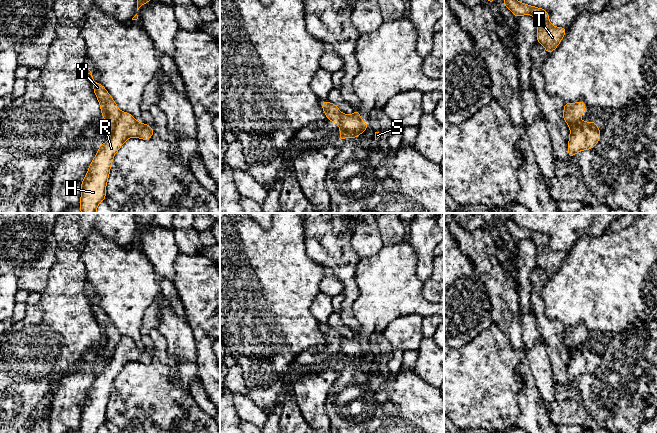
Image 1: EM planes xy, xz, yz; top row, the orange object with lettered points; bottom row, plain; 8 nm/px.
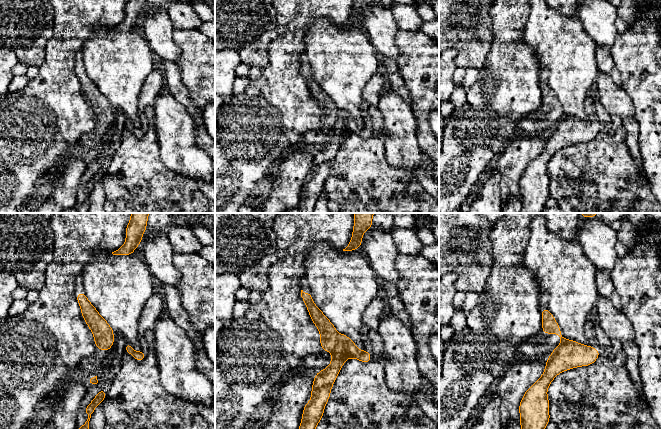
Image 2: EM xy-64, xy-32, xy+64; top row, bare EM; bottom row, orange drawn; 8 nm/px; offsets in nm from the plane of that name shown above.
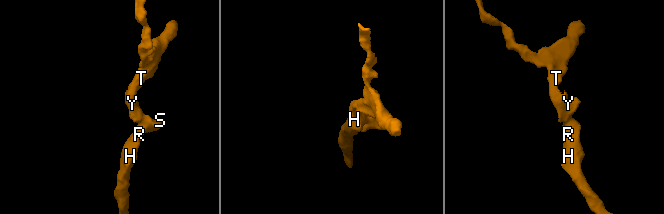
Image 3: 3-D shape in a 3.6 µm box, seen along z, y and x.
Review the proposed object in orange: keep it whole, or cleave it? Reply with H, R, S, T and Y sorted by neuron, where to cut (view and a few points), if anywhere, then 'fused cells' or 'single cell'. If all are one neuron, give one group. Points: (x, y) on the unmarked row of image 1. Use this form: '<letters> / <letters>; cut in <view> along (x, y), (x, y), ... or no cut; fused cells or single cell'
H R S / T Y; cut in xy along (120, 335), (110, 352); fused cells

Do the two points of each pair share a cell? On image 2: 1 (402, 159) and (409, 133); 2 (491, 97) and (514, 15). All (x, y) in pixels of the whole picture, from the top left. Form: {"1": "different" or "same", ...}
{"1": "same", "2": "same"}

